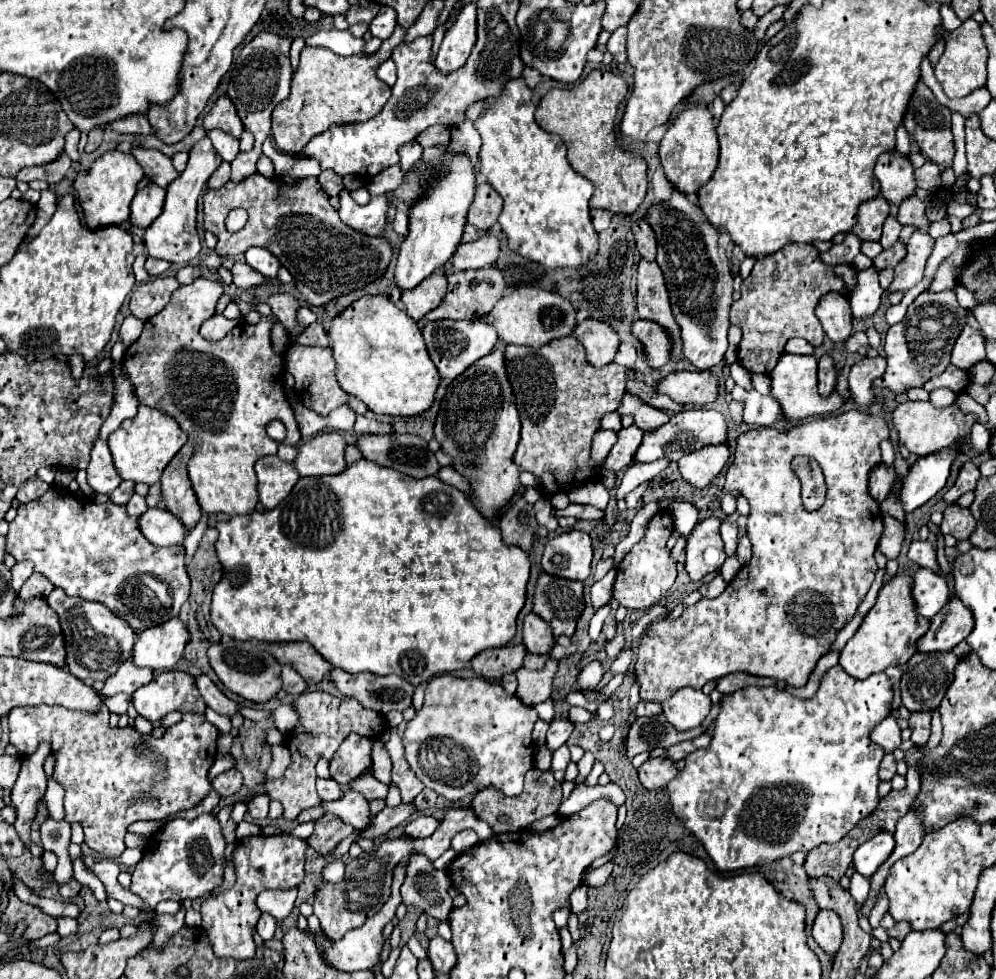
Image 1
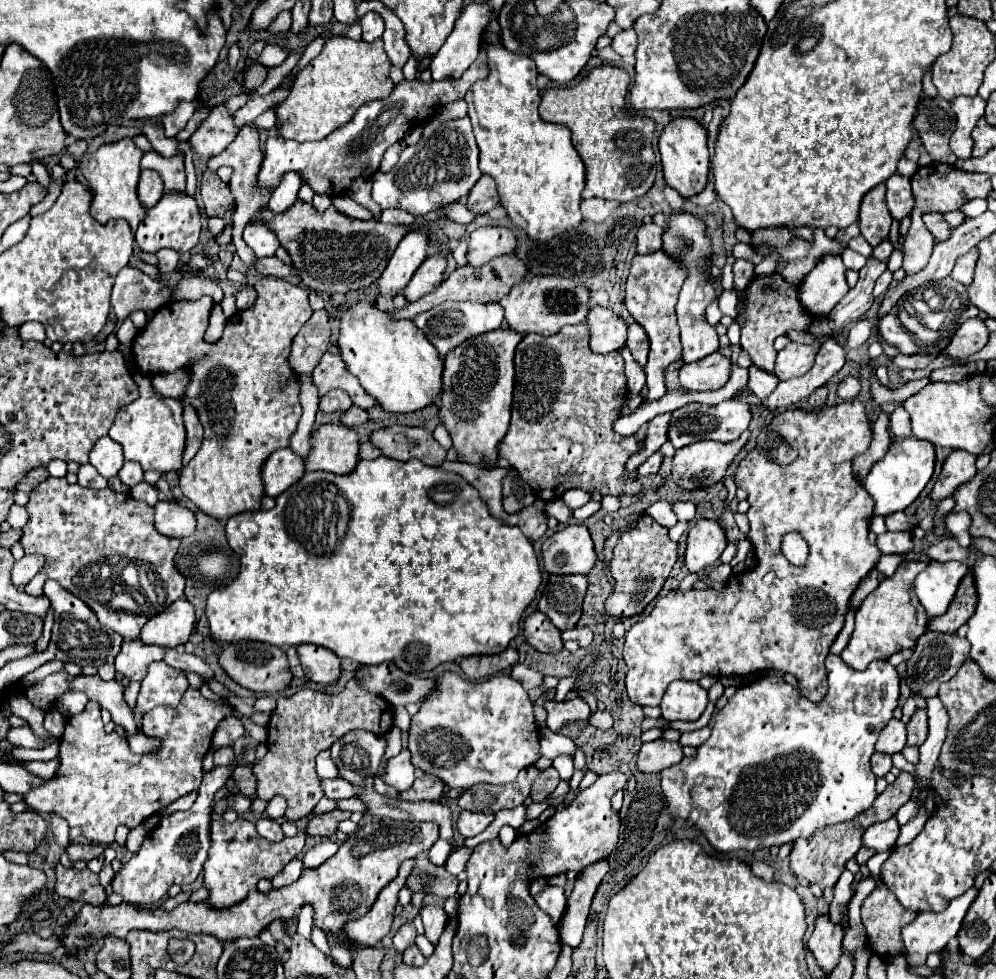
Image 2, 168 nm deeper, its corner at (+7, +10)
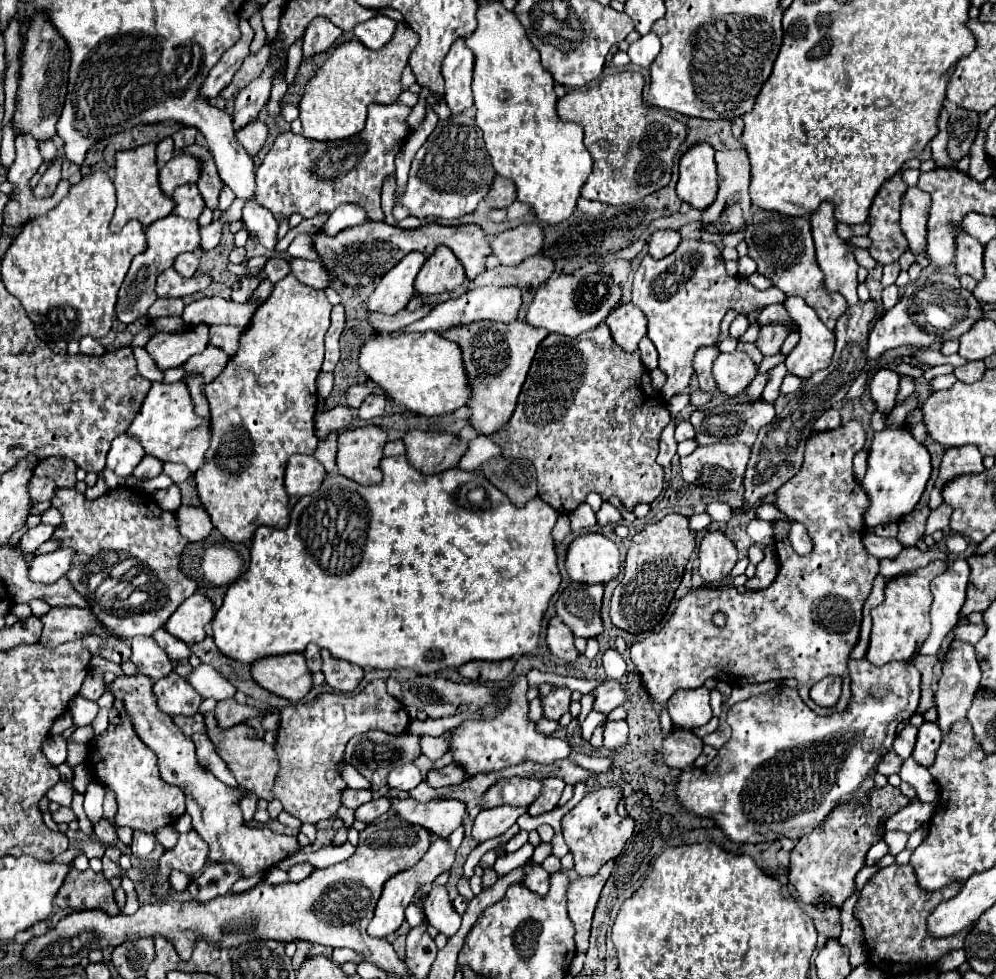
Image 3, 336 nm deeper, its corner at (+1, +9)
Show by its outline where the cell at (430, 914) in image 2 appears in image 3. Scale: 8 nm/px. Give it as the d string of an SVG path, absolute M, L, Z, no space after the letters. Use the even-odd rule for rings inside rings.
M433 887L425 899L425 917L445 937L453 937L461 927L461 915L449 901L445 887Z

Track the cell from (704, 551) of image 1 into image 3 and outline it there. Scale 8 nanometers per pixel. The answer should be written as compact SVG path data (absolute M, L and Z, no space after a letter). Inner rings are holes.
M705 531L699 543L699 573L709 585L721 585L737 563L735 543L721 531Z

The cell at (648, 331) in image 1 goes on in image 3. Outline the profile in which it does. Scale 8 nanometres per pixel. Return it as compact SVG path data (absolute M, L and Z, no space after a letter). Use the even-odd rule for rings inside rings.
M643 337L641 343L639 343L639 353L641 353L641 361L643 365L653 371L657 369L657 357L655 357L655 345L651 345L651 339L649 337Z

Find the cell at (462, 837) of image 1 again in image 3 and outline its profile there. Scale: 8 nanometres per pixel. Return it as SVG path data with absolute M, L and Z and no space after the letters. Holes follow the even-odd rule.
M495 807L495 809L483 809L475 821L473 821L473 839L477 843L483 843L487 839L503 835L519 815L527 813L527 807Z

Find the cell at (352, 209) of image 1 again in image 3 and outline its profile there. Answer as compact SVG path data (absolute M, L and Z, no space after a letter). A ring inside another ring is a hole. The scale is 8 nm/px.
M459 113L437 123L433 133L417 151L407 185L397 199L419 219L457 219L477 209L477 203L487 195L493 177L495 171L473 113Z

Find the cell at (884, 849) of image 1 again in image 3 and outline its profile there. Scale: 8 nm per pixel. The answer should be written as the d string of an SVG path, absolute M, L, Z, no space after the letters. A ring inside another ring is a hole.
M915 799L913 803L909 803L907 807L903 807L901 811L897 811L895 815L891 815L885 823L887 831L903 831L903 833L913 833L915 829L919 829L925 821L929 821L933 815L933 805L921 803L919 799Z

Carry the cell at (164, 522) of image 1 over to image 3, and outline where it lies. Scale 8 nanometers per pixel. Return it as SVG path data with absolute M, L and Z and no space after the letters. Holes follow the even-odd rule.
M181 505L177 509L177 523L179 523L179 533L189 541L201 541L213 529L207 511L203 507L193 507L193 505Z

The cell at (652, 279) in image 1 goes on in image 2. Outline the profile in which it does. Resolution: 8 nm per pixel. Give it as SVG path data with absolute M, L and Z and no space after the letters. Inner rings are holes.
M663 250L641 256L635 254L631 272L625 282L625 308L633 316L633 320L643 326L649 338L649 362L645 366L647 374L647 386L649 394L645 396L647 400L659 400L665 394L665 370L671 362L681 360L681 342L679 342L679 326L677 326L677 316L675 316L675 304L677 304L677 294L681 290L681 284L685 282L687 272L673 260L673 256L665 254Z

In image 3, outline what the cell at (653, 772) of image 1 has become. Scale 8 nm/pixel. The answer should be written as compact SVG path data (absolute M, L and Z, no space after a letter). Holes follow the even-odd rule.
M677 729L663 739L663 761L671 769L687 769L701 755L703 741L691 731Z

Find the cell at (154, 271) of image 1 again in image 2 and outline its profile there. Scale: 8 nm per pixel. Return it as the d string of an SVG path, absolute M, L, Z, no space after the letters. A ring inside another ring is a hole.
M161 250L161 252L157 252L157 258L159 258L161 274L175 272L179 266L179 252L175 252L175 250Z

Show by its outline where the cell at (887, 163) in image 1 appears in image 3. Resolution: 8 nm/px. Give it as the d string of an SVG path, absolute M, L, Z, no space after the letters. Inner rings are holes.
M909 187L901 197L901 229L913 253L923 253L929 207L931 197L919 187Z

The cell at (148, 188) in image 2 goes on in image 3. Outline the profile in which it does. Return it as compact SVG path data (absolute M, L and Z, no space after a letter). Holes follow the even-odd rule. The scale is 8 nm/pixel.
M175 153L173 159L159 169L161 191L167 193L167 197L171 197L175 187L195 183L197 175L199 175L199 163L195 163L195 159L187 157L185 153Z

